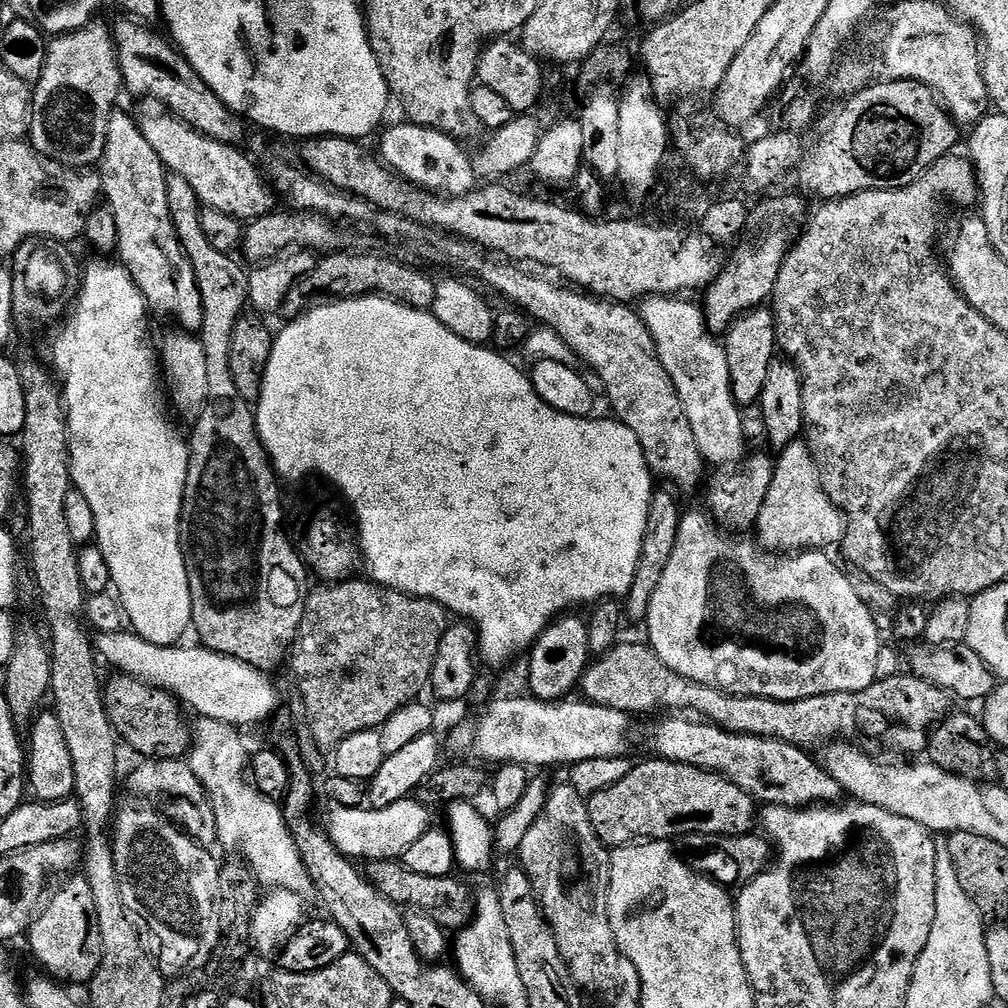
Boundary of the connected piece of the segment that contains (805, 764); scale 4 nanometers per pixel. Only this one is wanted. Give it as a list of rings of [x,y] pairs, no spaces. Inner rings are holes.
[[[679,714],[657,720],[660,721],[652,732],[652,748],[659,759],[717,772],[743,792],[750,793],[761,805],[811,808],[828,806],[841,799],[840,783],[824,771],[821,763],[816,761],[815,764],[805,749],[781,740],[724,732],[699,718],[685,718]]]

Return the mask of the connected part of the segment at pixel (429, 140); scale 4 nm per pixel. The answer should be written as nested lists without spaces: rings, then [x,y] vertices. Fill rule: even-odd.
[[[411,122],[396,124],[393,128],[383,129],[378,155],[393,172],[403,180],[409,180],[418,188],[425,188],[442,196],[465,196],[476,191],[478,181],[472,169],[471,155],[459,141],[445,132],[433,128],[423,128]]]

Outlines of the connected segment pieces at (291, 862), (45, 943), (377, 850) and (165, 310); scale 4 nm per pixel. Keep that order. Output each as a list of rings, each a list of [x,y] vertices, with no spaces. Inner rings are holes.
[[[200,718],[196,722],[196,728],[194,724],[190,732],[190,751],[187,753],[186,763],[204,787],[204,793],[208,795],[208,801],[214,810],[219,847],[233,848],[234,851],[241,852],[248,872],[258,883],[265,884],[265,889],[306,893],[307,888],[310,888],[308,871],[300,860],[300,851],[292,841],[292,833],[288,831],[288,820],[284,817],[284,809],[275,799],[260,793],[250,779],[246,771],[250,764],[250,752],[244,749],[244,740],[239,736],[241,733],[235,727],[220,721]]]
[[[76,874],[68,880],[56,893],[47,897],[46,903],[39,909],[32,925],[26,933],[26,941],[32,947],[36,960],[45,968],[49,977],[72,986],[80,986],[80,944],[84,942],[84,952],[94,960],[94,966],[100,965],[100,948],[90,944],[90,938],[80,936],[80,916],[84,910],[94,906],[94,894],[90,894],[90,886],[83,875]],[[48,904],[48,905],[47,905]],[[64,980],[69,980],[64,981]]]
[[[416,798],[399,800],[385,808],[333,807],[331,811],[326,825],[329,839],[337,852],[360,862],[403,857],[404,852],[410,850],[410,846],[414,846],[414,842],[418,842],[418,838],[422,838],[422,834],[426,834],[430,827],[429,809]]]
[[[121,110],[110,114],[110,126],[106,130],[106,150],[100,159],[99,187],[112,209],[114,222],[118,222],[116,252],[119,263],[132,275],[132,280],[143,294],[153,313],[177,320],[183,331],[199,333],[202,326],[202,294],[196,285],[194,270],[184,257],[182,246],[170,218],[166,203],[166,182],[169,173],[164,163],[154,154],[150,142],[142,134],[137,119]]]

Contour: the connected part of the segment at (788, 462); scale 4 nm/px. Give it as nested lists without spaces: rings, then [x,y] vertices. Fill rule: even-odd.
[[[797,438],[779,449],[774,460],[774,478],[770,490],[766,490],[766,500],[762,502],[754,525],[755,532],[759,547],[768,554],[824,550],[829,547],[827,544],[839,545],[843,541],[844,516],[822,490],[816,463],[803,439]]]

